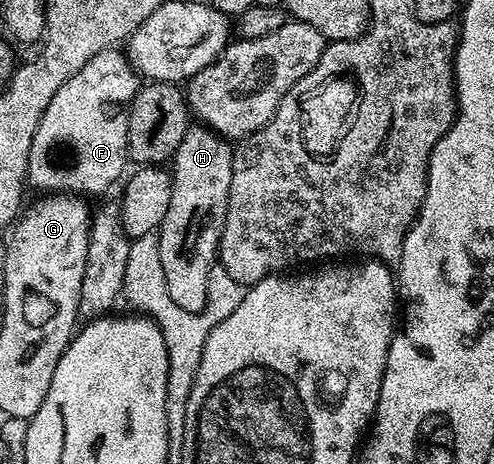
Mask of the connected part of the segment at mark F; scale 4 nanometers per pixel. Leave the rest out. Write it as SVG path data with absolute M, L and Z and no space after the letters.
M112 47L96 54L96 58L88 58L88 62L84 62L84 66L80 66L80 70L76 70L60 90L56 90L52 102L48 102L48 110L44 110L40 118L40 126L36 126L32 150L28 150L26 178L29 187L39 188L37 191L42 194L81 194L91 198L108 191L118 179L121 181L128 165L128 118L120 113L129 105L139 87L140 77L130 65L130 57L125 51Z

